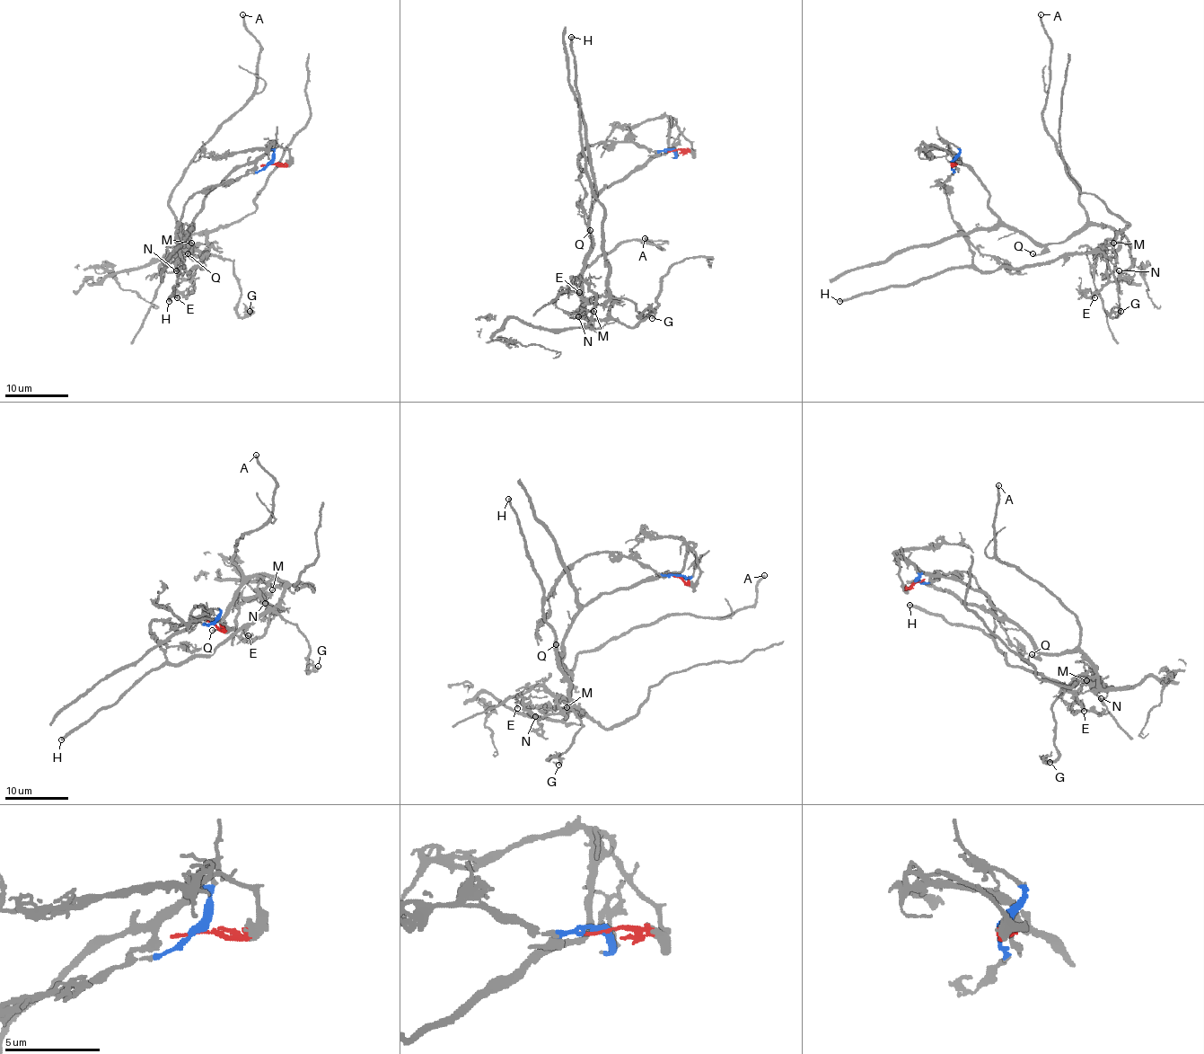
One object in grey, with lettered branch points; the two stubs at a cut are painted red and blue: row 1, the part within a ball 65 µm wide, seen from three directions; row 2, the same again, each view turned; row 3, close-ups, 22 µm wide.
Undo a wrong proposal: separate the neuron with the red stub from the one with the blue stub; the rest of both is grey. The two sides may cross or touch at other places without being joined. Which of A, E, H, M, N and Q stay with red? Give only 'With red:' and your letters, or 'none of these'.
With red: A, Q

